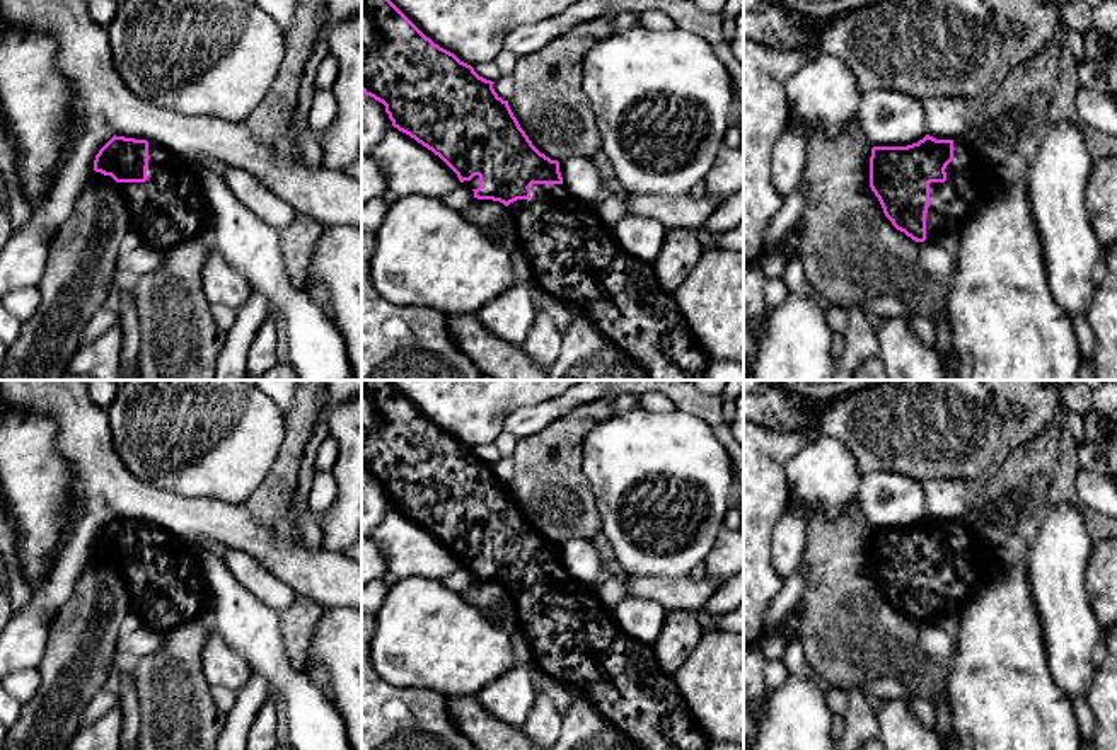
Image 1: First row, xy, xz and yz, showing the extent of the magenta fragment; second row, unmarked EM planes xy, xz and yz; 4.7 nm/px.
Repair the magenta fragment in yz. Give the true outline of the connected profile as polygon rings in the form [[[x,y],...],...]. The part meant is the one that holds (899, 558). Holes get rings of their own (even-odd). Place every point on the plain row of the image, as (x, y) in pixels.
[[[926,516],[907,528],[871,530],[870,569],[892,607],[916,624],[935,624],[941,615],[962,612],[999,568],[998,557],[972,540],[964,520],[936,522]]]

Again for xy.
[[[114,516],[95,537],[94,552],[118,564],[130,609],[147,629],[167,634],[211,612],[189,540],[147,522]]]

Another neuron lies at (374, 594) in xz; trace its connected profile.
[[[382,580],[362,586],[362,612],[377,614],[387,597],[389,586]]]

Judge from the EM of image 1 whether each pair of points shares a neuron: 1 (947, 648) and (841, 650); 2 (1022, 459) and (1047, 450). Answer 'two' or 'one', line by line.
1: two
2: one

